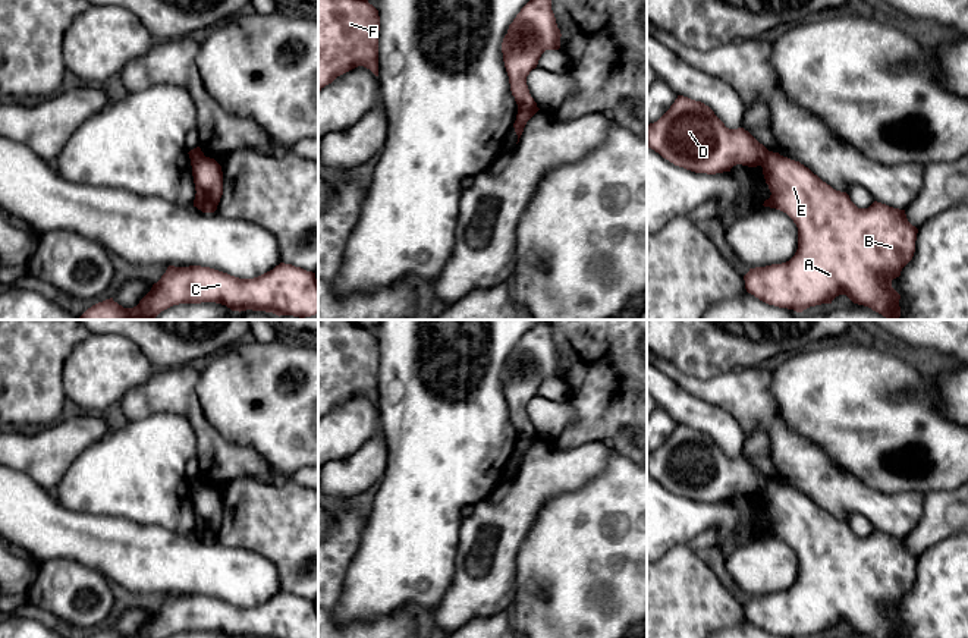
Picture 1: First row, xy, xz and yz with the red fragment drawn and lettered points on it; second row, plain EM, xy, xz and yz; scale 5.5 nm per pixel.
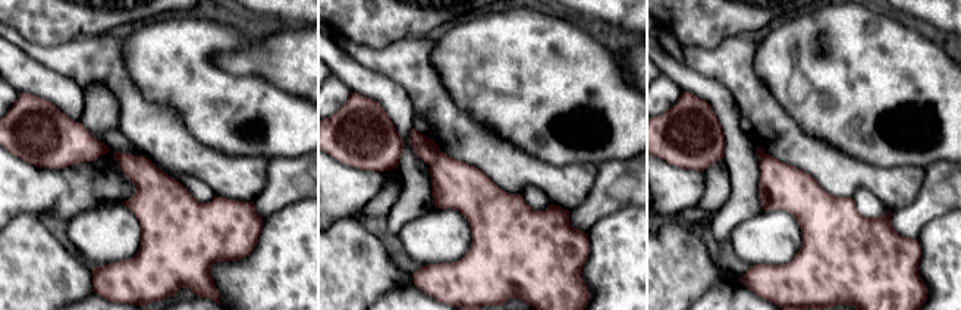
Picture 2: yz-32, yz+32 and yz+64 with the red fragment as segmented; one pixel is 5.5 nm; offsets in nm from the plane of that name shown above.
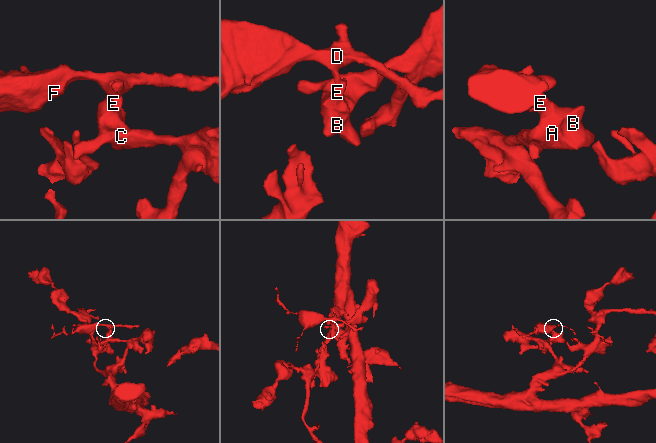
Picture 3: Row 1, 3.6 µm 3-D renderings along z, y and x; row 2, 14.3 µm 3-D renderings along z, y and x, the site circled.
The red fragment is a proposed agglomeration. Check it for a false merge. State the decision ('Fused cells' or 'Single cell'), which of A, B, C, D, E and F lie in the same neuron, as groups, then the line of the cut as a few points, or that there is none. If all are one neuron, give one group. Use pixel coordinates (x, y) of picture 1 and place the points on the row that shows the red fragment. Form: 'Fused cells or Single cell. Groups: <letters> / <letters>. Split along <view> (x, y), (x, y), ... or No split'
Fused cells. Groups: A B C E / D F. Split along xz (537, 107), (518, 110)

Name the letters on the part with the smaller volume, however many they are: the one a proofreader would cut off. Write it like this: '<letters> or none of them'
D, F

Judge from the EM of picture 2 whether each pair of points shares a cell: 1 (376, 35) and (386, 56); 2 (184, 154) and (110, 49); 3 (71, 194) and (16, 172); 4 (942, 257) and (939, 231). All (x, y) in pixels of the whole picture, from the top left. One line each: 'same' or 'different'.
1: different
2: same
3: same
4: same

